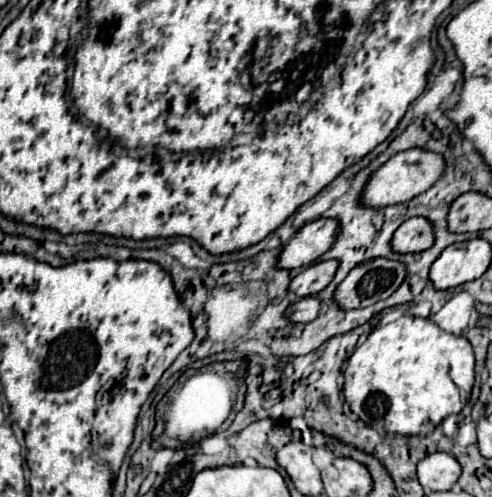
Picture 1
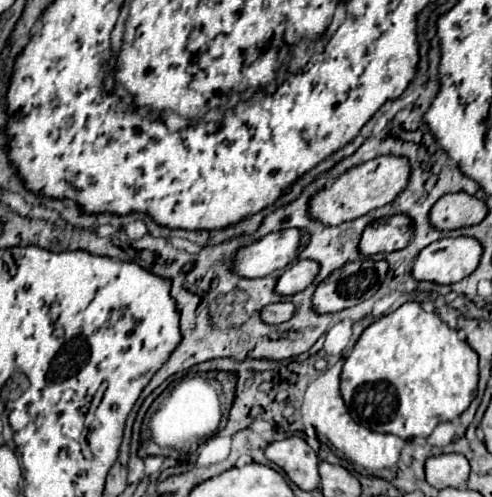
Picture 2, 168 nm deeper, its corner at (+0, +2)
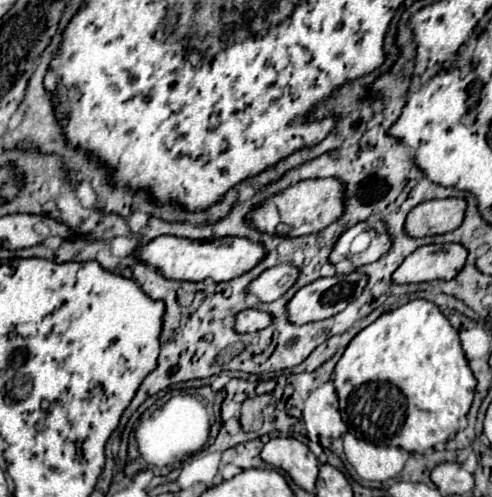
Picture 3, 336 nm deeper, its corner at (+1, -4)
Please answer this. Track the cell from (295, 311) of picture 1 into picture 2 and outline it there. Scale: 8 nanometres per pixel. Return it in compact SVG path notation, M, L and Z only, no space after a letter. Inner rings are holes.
M277 302L277 304L267 304L265 308L261 308L261 320L267 324L281 324L285 320L289 320L295 312L295 306L291 302Z

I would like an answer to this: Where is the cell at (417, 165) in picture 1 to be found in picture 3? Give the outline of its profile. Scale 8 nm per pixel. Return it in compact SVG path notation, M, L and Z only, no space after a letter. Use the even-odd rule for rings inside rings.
M316 178L298 182L296 186L270 198L264 206L250 214L250 220L258 230L268 234L304 236L328 228L342 214L344 214L344 184L338 178Z

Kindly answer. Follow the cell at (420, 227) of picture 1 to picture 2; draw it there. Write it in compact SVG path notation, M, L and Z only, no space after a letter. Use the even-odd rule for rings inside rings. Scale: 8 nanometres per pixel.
M403 214L387 216L381 220L375 220L363 230L361 242L359 242L359 252L363 256L373 256L373 254L387 254L395 252L407 246L413 230L409 230L409 218Z

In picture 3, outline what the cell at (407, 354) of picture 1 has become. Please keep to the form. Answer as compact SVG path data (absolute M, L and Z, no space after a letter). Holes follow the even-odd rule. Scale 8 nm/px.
M412 300L412 302L408 302L408 304L404 304L404 306L396 308L396 310L390 310L386 314L382 314L376 322L372 322L370 326L366 326L362 332L358 332L352 338L352 342L346 348L346 352L342 354L342 358L336 364L336 370L334 370L334 386L336 386L336 394L340 398L340 414L342 414L342 420L344 420L344 424L348 426L348 430L356 438L366 440L366 442L372 442L372 444L382 444L382 446L398 446L398 448L404 448L406 452L426 452L434 444L446 442L448 436L458 430L458 420L462 416L466 416L468 410L470 410L470 406L472 406L476 378L472 376L472 370L468 366L468 360L466 360L466 356L462 352L458 332L452 330L448 318L438 310L436 304L432 304L428 300Z

